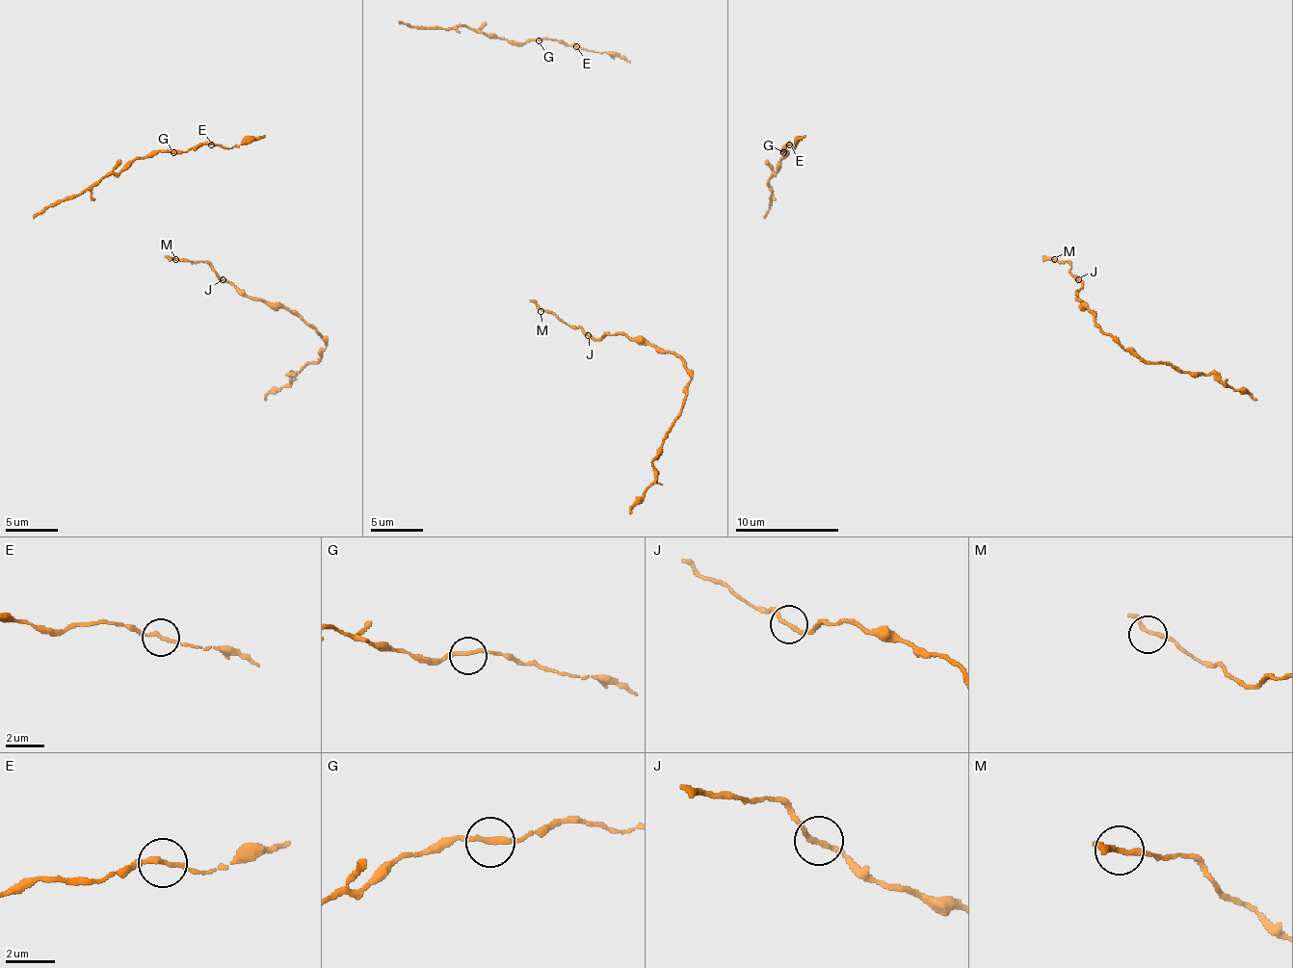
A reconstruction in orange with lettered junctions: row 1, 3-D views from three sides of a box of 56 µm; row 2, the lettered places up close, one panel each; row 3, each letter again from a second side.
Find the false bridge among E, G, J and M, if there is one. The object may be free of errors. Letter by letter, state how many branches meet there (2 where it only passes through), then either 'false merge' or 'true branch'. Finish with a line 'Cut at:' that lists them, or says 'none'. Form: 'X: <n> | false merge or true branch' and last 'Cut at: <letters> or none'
E: 2 | true branch
G: 2 | true branch
J: 2 | false merge
M: 2 | true branch
Cut at: J

